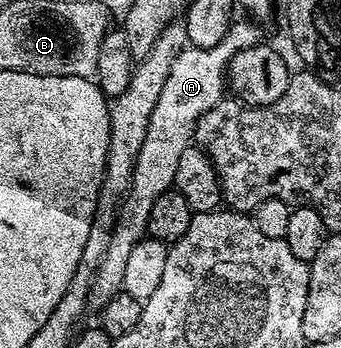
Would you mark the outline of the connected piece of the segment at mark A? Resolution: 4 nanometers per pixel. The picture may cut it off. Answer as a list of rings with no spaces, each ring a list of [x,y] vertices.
[[[247,18],[236,19],[225,38],[217,42],[217,46],[188,46],[177,54],[169,70],[169,78],[165,78],[165,86],[161,86],[161,98],[157,98],[157,106],[153,106],[153,114],[149,118],[141,150],[133,166],[133,178],[123,203],[117,209],[115,226],[107,240],[107,249],[99,259],[95,275],[91,278],[89,300],[92,305],[102,306],[121,291],[125,278],[125,261],[128,260],[129,250],[133,250],[135,243],[147,236],[149,210],[153,210],[153,202],[157,202],[161,194],[172,191],[177,162],[181,159],[181,154],[185,154],[185,150],[192,147],[199,119],[225,98],[225,89],[228,87],[227,63],[241,50],[260,43],[261,36],[250,23],[254,24]]]

